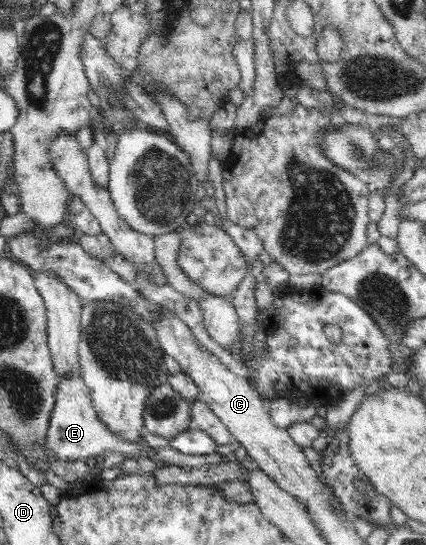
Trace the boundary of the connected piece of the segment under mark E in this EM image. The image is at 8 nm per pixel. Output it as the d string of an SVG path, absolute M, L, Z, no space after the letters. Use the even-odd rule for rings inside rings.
M80 369L74 370L71 374L66 374L59 385L57 386L56 401L54 409L50 417L50 428L48 429L47 440L46 440L46 450L48 453L42 457L42 459L51 458L64 458L65 460L87 460L90 457L95 457L101 459L104 451L112 450L118 453L126 454L126 458L140 459L140 458L150 458L155 463L160 462L163 465L172 466L202 466L209 468L212 464L219 464L220 462L225 462L226 460L236 460L234 455L222 456L218 452L214 452L208 455L186 455L185 453L180 453L176 451L173 447L165 446L160 448L146 449L140 442L132 443L131 441L122 440L118 438L115 434L112 434L108 428L99 420L98 414L95 412L95 407L91 398L90 388L86 385L86 382L82 379L82 374L80 374Z

